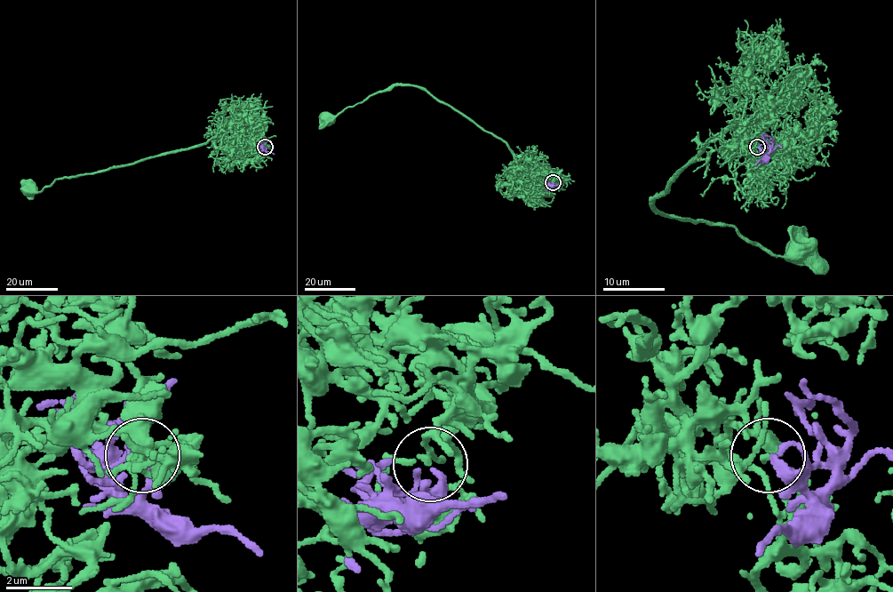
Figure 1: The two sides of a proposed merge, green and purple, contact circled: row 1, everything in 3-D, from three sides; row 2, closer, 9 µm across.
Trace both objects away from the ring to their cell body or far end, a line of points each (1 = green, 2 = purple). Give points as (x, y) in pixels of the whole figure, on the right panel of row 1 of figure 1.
1: (757, 147), (740, 133), (725, 151), (749, 147), (754, 131), (725, 127), (653, 207), (799, 255)
2: (759, 147), (771, 143), (764, 132)

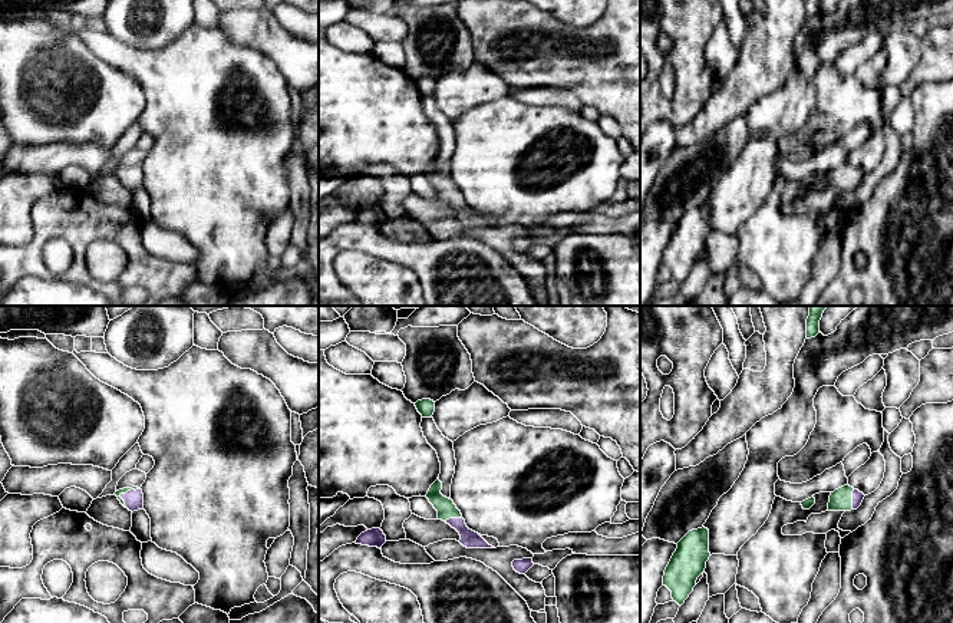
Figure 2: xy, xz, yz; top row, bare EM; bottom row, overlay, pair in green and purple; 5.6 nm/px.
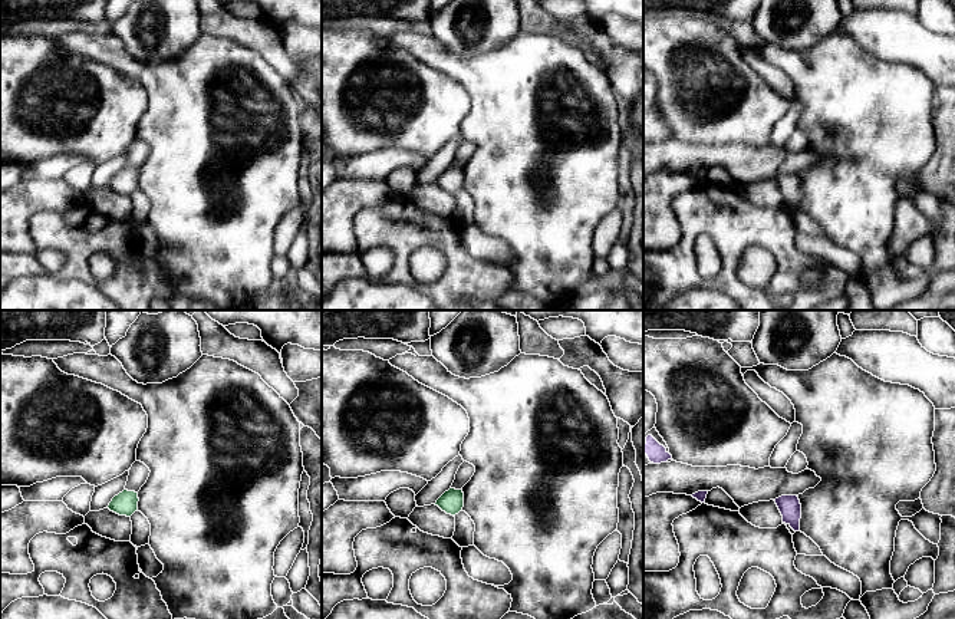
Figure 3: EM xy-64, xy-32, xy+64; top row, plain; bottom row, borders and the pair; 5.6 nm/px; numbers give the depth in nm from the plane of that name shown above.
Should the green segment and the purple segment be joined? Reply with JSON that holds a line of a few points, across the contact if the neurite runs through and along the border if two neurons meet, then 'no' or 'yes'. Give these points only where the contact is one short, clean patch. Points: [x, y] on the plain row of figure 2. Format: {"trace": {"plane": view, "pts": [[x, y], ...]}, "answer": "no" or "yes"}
{"answer": "yes"}

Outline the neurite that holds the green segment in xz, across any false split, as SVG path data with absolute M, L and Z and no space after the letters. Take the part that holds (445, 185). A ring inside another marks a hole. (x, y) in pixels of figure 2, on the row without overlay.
M438 158L431 164L425 174L433 187L438 189L438 198L445 200L455 207L461 218L459 221L466 227L495 227L489 224L478 211L469 208L462 197L461 189L456 187L452 178L441 172L442 161Z

